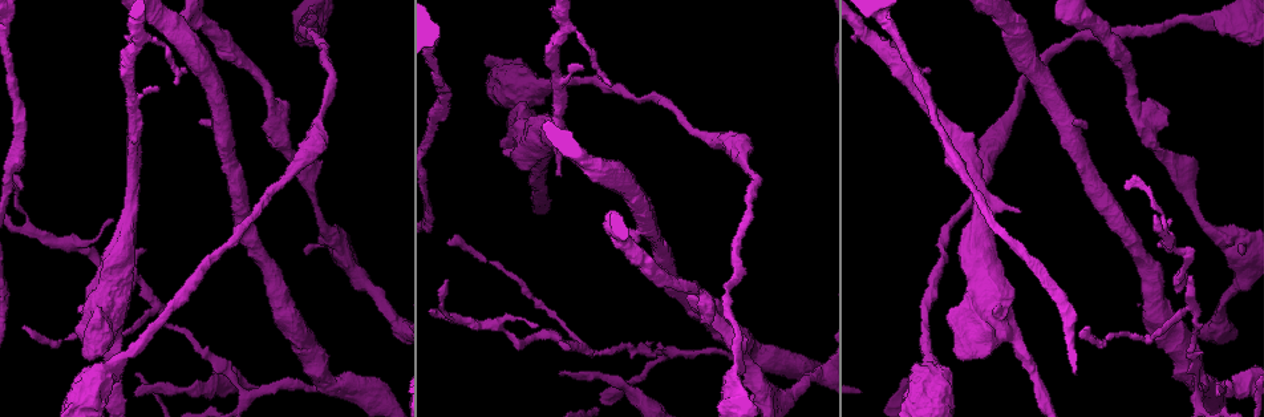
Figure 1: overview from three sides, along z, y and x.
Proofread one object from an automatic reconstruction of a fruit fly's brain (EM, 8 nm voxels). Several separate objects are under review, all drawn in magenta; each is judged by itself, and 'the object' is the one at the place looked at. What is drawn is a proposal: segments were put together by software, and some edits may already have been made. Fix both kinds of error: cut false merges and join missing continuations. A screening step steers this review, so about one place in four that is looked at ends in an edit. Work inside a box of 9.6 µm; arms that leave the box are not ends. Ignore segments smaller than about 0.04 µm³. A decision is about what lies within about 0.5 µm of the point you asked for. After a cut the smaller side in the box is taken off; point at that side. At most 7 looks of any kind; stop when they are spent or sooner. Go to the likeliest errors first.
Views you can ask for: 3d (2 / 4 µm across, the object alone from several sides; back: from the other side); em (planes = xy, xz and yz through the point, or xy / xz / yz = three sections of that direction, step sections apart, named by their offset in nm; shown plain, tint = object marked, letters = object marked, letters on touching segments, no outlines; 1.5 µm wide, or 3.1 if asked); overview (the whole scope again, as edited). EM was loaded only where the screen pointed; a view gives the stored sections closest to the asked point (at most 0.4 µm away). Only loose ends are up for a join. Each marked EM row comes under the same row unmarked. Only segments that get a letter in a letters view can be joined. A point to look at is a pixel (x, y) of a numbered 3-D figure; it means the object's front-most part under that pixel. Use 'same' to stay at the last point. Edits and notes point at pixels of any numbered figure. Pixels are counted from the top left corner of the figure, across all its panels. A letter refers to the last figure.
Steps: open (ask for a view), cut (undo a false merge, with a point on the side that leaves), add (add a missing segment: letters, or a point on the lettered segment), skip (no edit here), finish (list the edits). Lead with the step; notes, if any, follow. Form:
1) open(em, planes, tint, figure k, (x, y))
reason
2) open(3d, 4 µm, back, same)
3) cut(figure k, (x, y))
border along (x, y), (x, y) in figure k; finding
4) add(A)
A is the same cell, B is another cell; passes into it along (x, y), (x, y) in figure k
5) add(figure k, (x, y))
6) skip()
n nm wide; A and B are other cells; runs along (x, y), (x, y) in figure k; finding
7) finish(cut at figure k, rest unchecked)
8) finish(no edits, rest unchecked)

open(3d, 2 µm, figure 1, (1217, 395))
long arm stops here

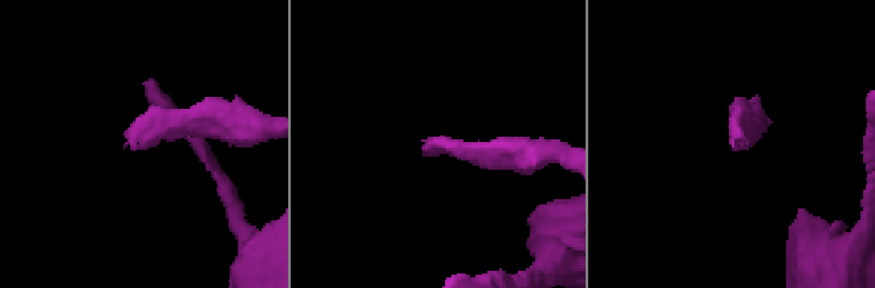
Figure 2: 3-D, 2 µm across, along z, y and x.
open(em, planes, letters, figure 2, (732, 146))

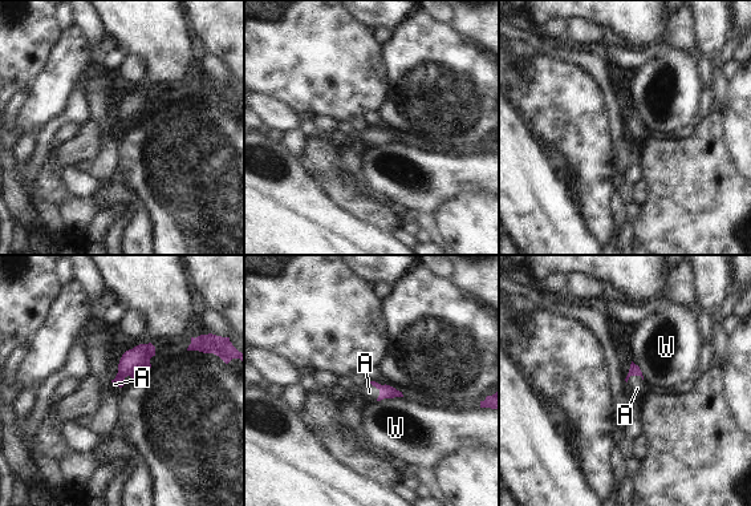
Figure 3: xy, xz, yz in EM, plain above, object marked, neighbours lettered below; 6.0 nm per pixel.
add(A)
A is the same cell, W is another cell; it goes on there

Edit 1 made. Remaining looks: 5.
open(3d, 4 µm, figure 1, (559, 173))

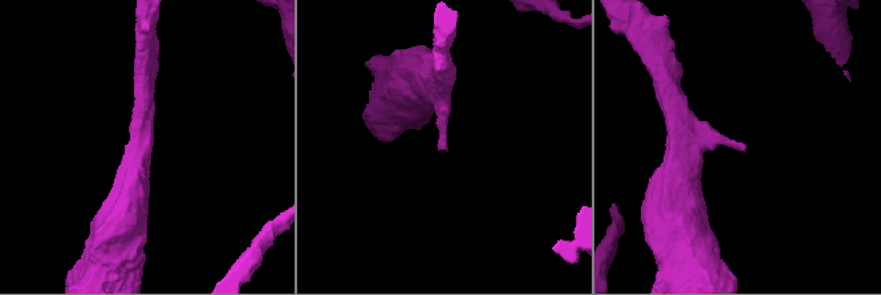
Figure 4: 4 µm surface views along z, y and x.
open(em, planes, letters, figure 4, (744, 151))

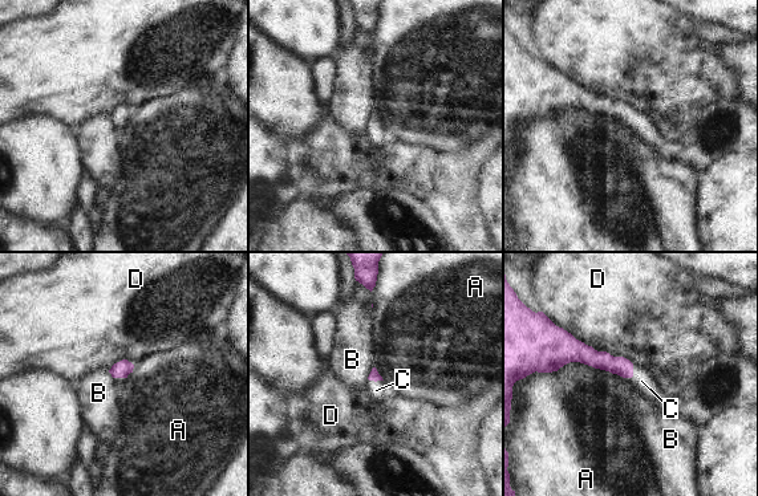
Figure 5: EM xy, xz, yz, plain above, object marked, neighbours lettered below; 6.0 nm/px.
add(C)
C is the same cell, A, B and D are other cells; passes into it along (621, 366), (632, 374), (641, 381) in figure 5; it goes on there

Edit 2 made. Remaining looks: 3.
open(overview)
see it whole again

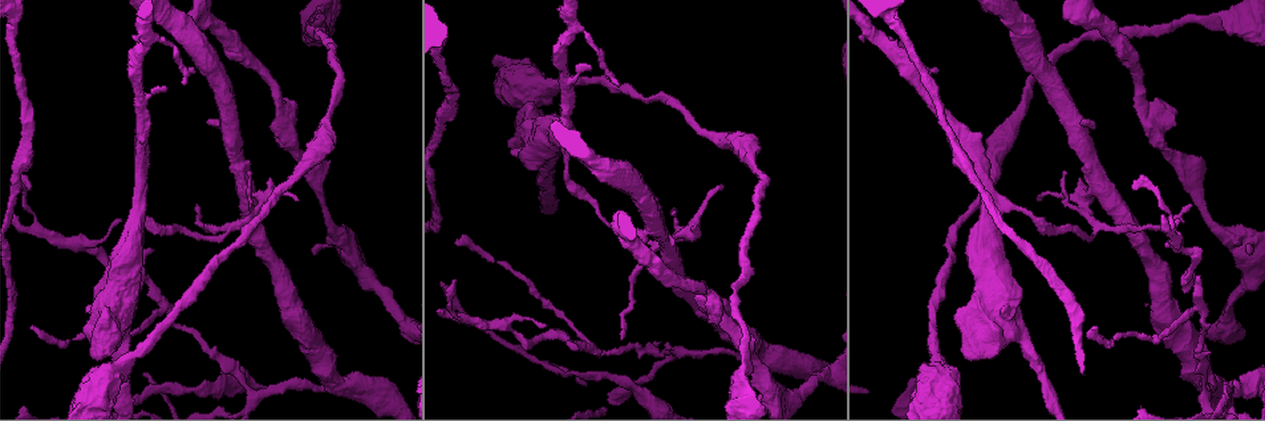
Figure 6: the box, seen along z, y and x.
open(em, xz, step 4, letters, figure 6, (1246, 246))
thin end

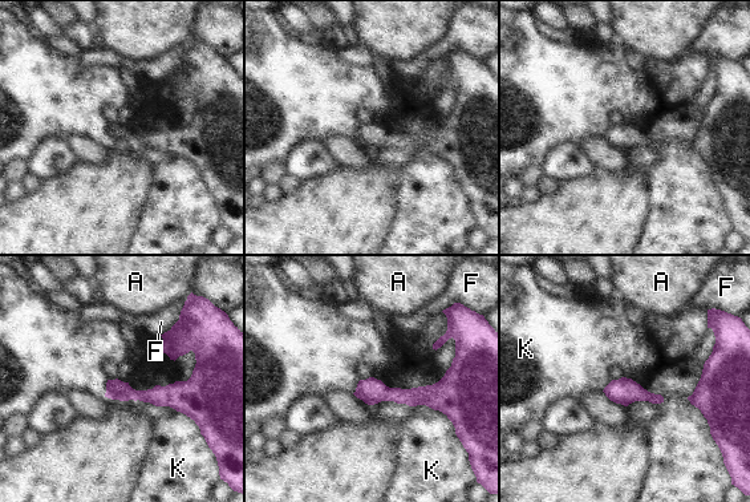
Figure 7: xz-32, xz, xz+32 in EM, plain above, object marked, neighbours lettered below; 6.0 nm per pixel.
skip()
A, F and K are other cells; no lettered segment goes on from it

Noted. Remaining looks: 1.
finish(add at figure 3, add at figure 5, rest unchecked)

